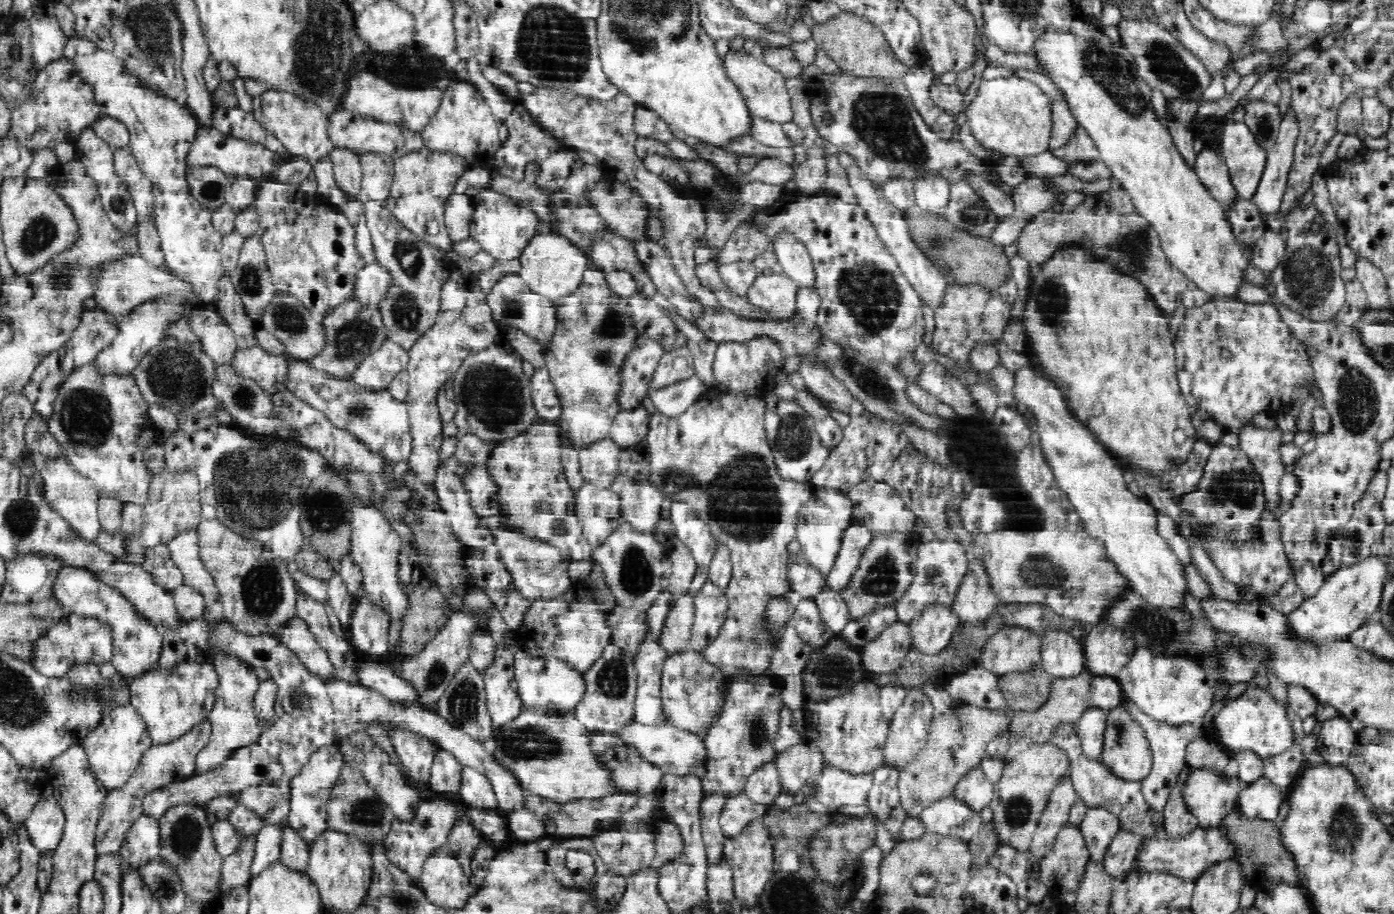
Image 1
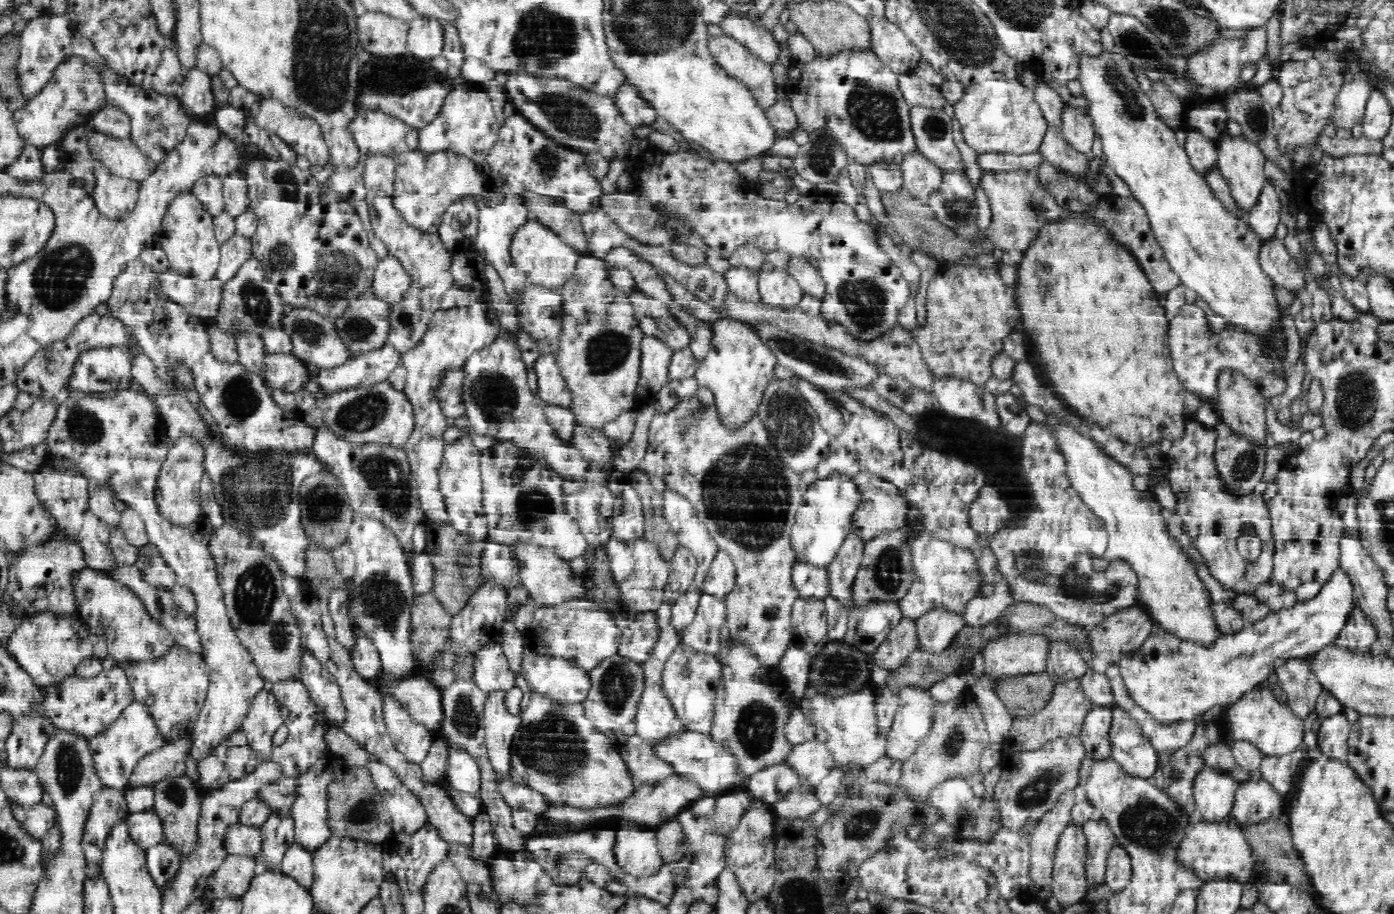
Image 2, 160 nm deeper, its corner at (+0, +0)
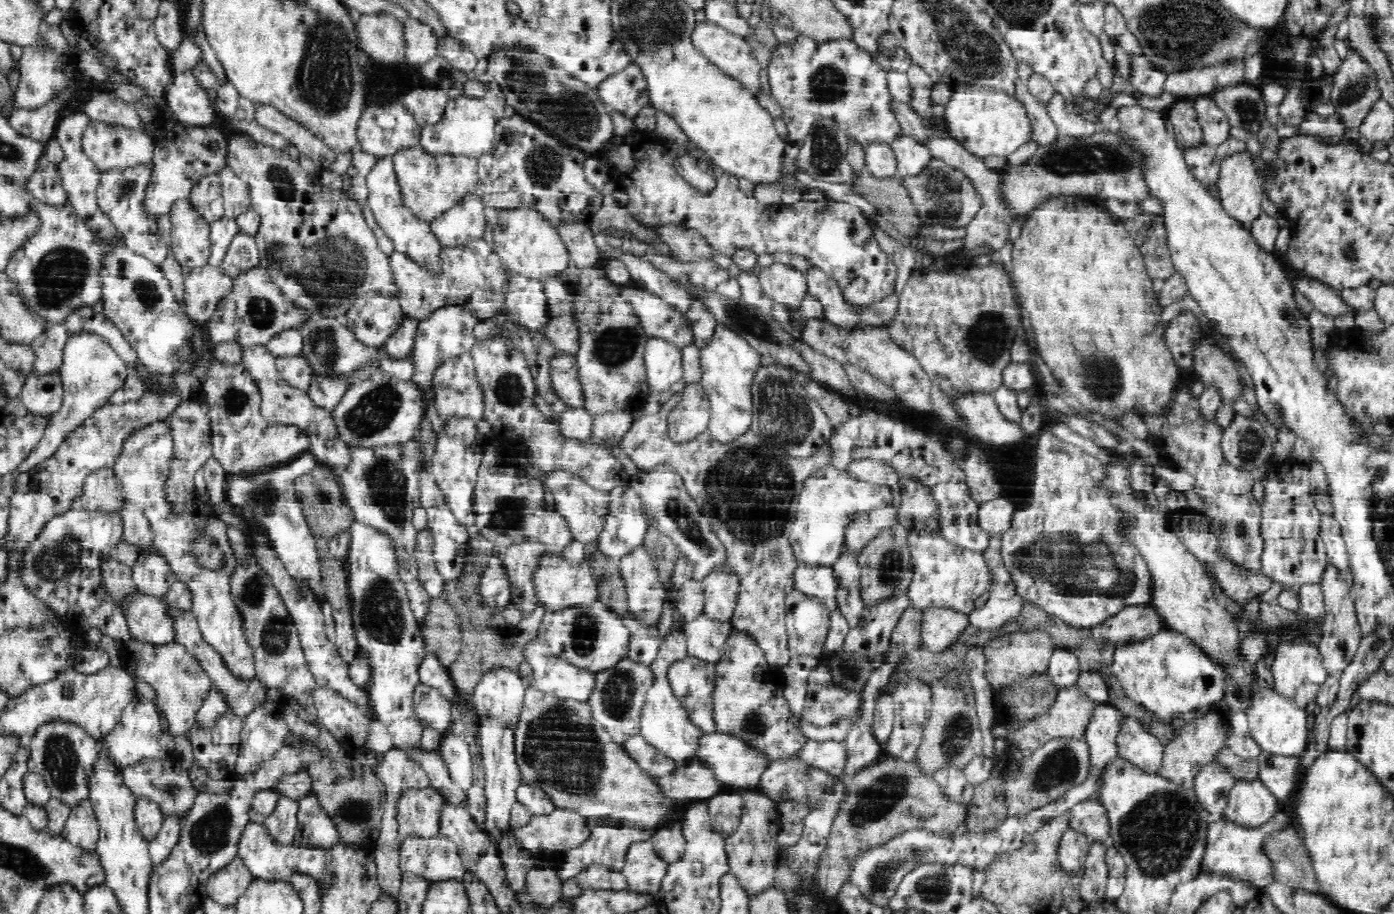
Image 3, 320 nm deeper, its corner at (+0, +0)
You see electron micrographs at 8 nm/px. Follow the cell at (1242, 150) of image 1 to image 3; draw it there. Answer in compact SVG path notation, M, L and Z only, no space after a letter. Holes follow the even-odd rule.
M1252 153L1230 154L1220 161L1218 198L1224 210L1250 230L1250 223L1260 214L1263 186Z

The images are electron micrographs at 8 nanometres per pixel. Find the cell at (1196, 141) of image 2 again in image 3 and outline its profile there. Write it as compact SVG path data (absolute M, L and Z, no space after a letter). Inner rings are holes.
M1177 99L1165 113L1181 150L1192 150L1205 144L1192 99Z

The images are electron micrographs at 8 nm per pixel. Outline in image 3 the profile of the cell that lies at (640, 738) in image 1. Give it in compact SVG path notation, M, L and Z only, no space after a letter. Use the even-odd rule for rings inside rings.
M717 731L715 734L705 734L703 732L702 736L698 738L698 750L694 754L694 760L700 761L706 769L710 770L723 790L729 790L733 787L748 788L749 790L757 789L759 780L769 765L768 759L764 755L760 755L756 749L748 747L740 739Z

